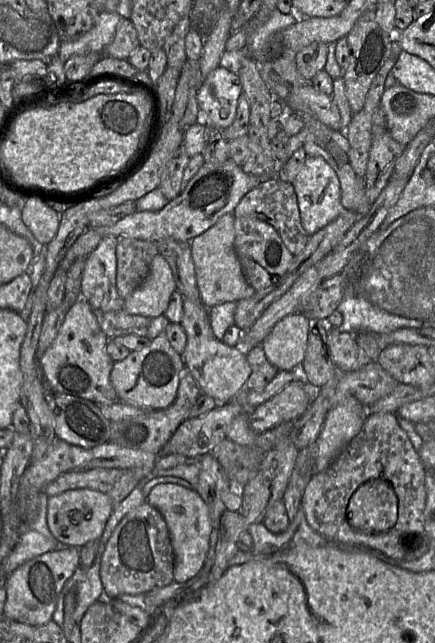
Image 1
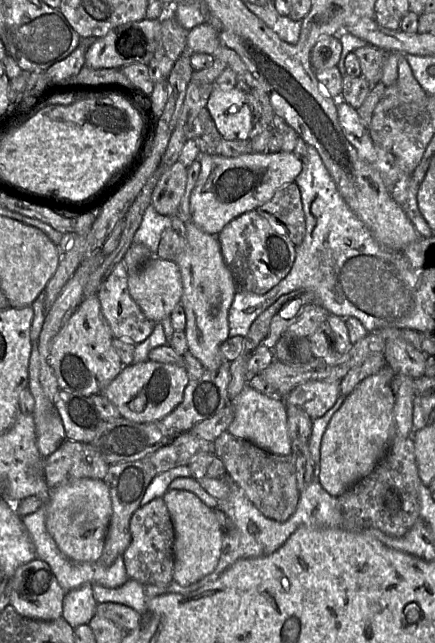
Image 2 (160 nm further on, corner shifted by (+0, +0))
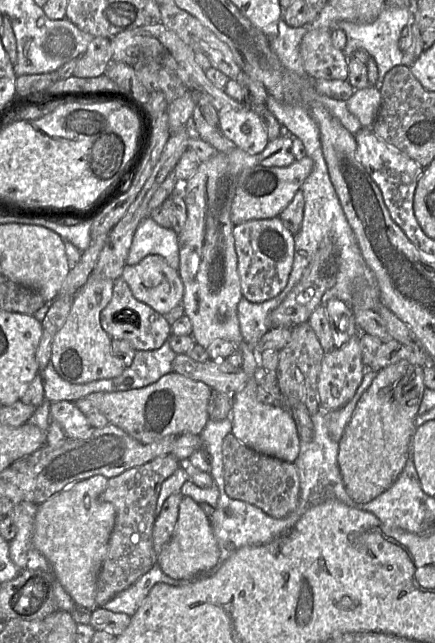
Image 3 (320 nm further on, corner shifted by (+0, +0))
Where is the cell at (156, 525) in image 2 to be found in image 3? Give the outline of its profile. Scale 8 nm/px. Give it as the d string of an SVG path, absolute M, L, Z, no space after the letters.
M180 492L170 495L156 516L152 530L152 542L157 554L173 535L178 519L179 504L183 497Z

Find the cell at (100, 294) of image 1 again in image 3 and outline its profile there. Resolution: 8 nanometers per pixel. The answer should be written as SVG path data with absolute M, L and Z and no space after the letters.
M122 277L114 280L112 298L101 311L100 322L102 328L112 339L126 340L136 351L156 350L172 335L171 325L165 317L147 304L138 301Z

